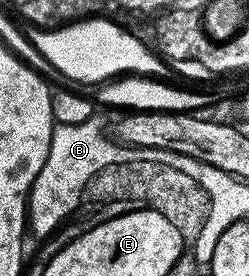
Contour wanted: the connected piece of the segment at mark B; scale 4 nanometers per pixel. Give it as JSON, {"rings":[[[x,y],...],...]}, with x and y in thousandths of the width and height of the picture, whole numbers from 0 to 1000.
{"rings":[[[373,417],[341,446],[273,457],[221,449],[209,460],[197,558],[185,562],[181,594],[137,649],[112,710],[116,826],[157,870],[201,859],[237,833],[257,797],[293,783],[285,775],[313,754],[321,725],[333,725],[357,652],[438,598],[631,587],[687,601],[703,623],[763,634],[775,652],[807,645],[815,623],[843,609],[835,591],[799,587],[707,547],[643,543],[627,533],[550,536],[462,511],[442,489],[422,493],[422,435],[406,420]]]}

